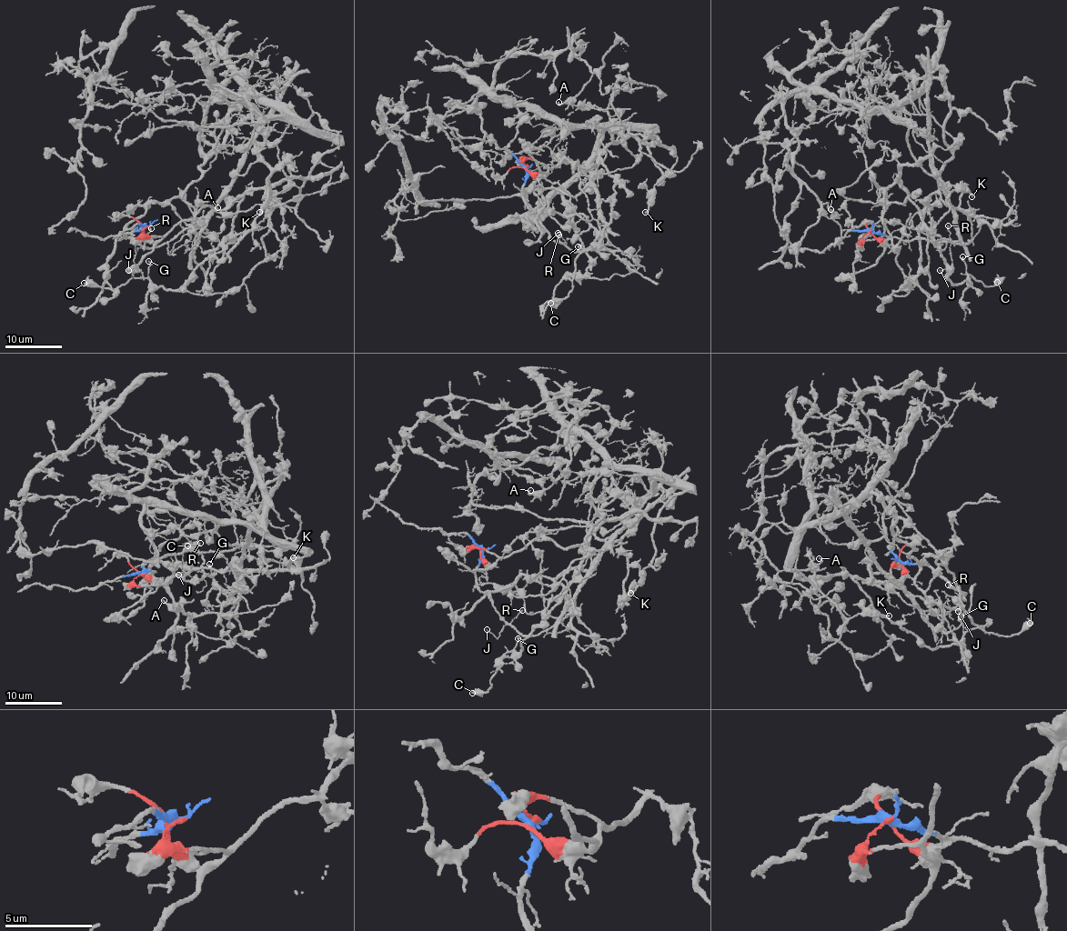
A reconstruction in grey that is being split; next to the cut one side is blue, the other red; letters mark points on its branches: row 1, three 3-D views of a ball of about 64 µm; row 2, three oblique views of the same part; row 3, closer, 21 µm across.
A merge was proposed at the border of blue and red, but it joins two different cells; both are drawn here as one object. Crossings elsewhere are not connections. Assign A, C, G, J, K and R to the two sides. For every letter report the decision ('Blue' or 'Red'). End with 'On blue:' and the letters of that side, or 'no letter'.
A: Red
C: Red
G: Red
J: Blue
K: Red
R: Blue
On blue: J, R

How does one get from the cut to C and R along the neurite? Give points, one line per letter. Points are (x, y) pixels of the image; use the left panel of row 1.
C: (146, 226), (157, 242), (207, 205), (238, 201), (231, 235), (176, 289), (145, 278), (113, 289), (84, 284)
R: (146, 226), (125, 236), (138, 244), (151, 227)

